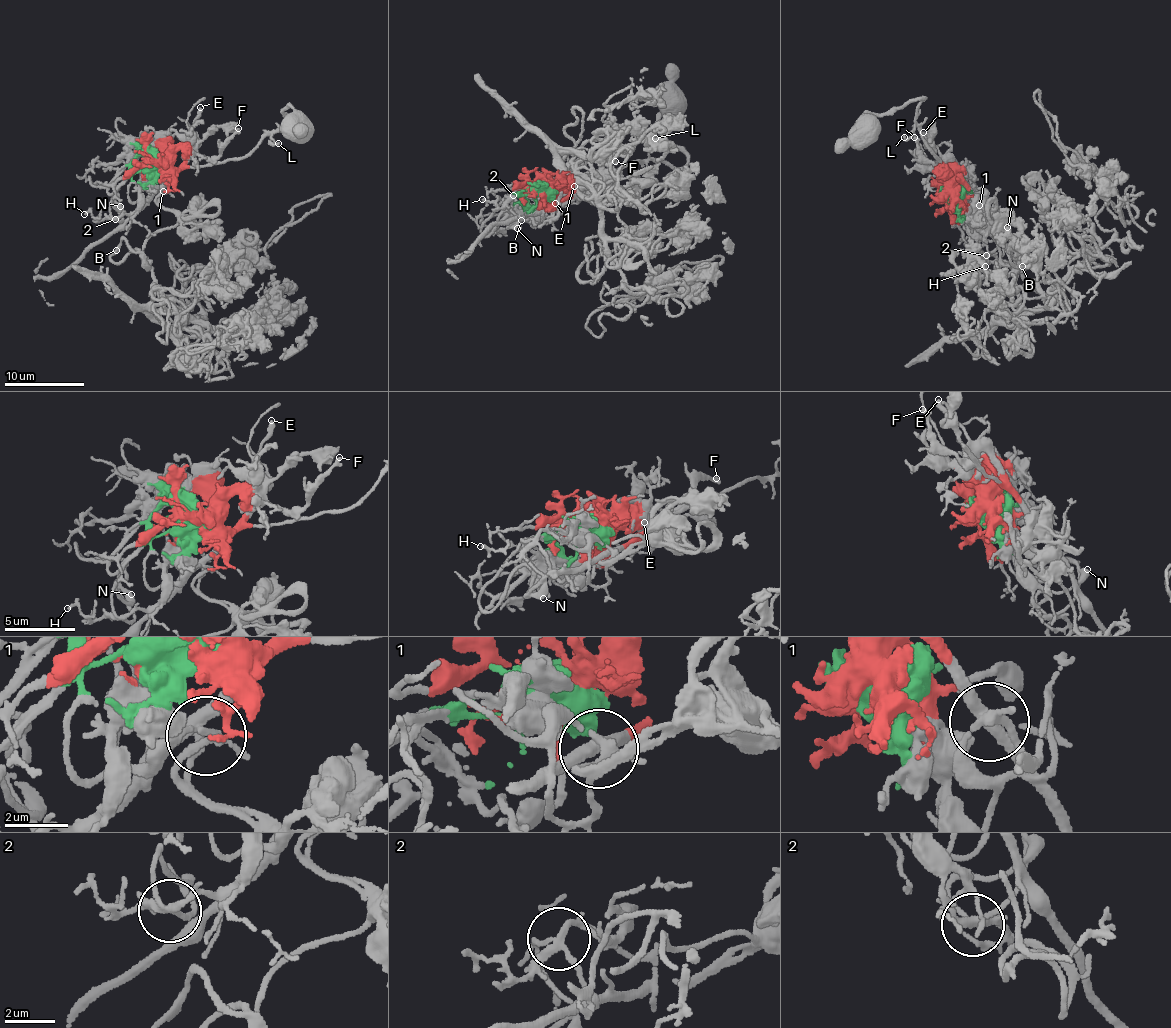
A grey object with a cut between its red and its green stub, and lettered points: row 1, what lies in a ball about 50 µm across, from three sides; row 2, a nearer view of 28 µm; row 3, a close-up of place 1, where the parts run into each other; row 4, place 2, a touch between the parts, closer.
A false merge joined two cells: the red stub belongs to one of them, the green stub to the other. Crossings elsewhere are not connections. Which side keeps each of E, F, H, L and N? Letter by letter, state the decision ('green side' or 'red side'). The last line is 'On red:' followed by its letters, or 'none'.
E: red side
F: red side
H: red side
L: red side
N: green side
On red: E, F, H, L

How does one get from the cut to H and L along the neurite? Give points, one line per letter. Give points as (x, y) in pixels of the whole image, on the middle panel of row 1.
H: (541, 181), (537, 179), (527, 194), (532, 196), (533, 190), (529, 195), (516, 191), (499, 208), (481, 199)
L: (541, 181), (552, 183), (577, 182), (610, 174), (645, 159), (656, 138)

